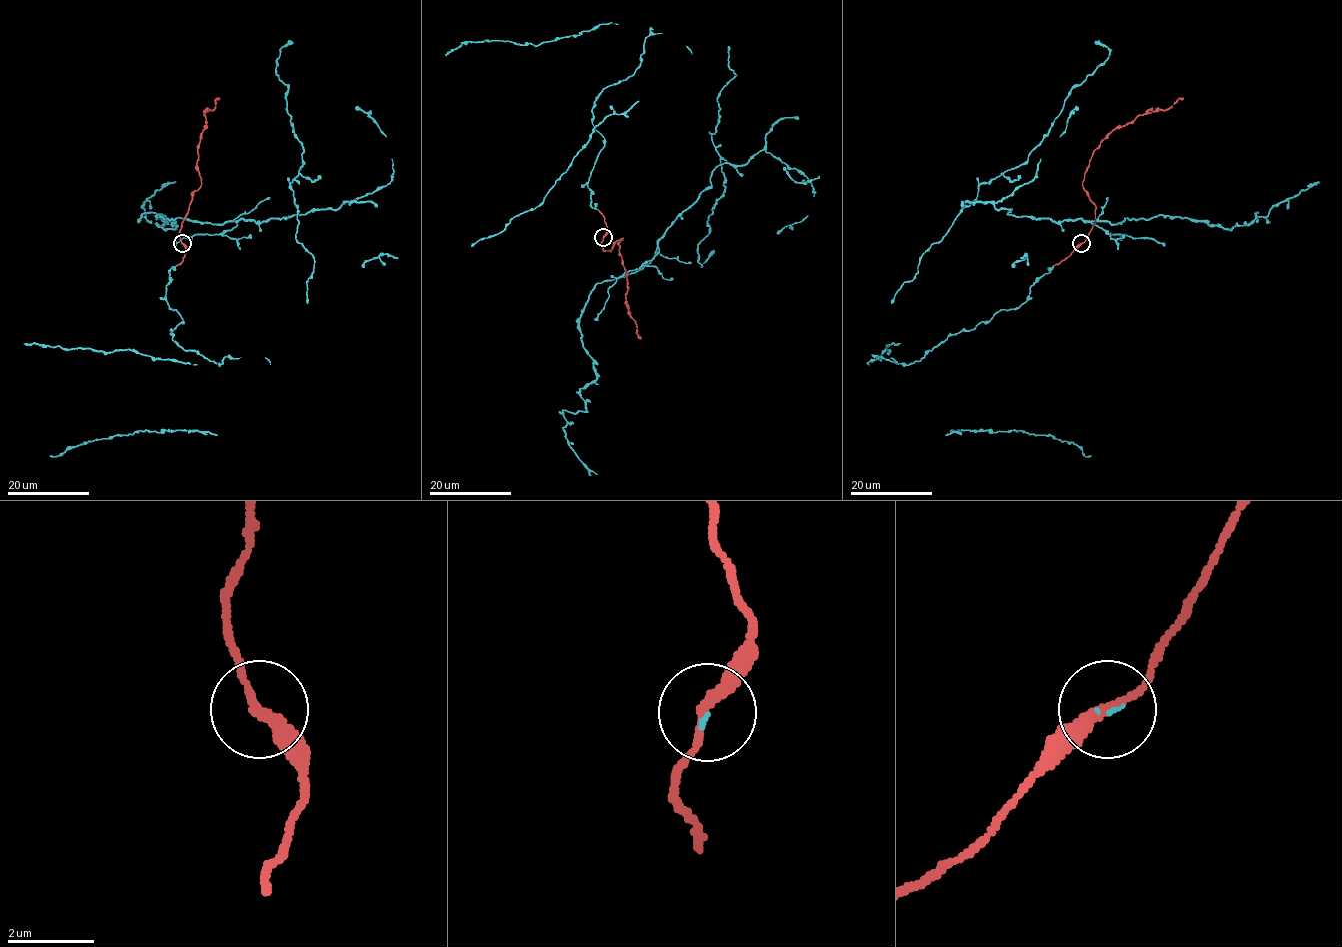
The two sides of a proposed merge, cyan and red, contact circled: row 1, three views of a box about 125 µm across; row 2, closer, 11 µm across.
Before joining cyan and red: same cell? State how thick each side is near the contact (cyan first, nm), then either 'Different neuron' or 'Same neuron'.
Thickness 50 nm (cyan) against 240 nm. Same neuron

